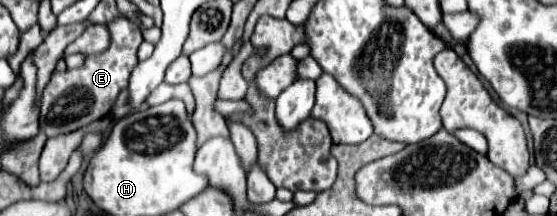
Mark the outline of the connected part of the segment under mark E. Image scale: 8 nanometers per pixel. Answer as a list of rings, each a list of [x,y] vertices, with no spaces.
[[[115,18],[107,22],[107,28],[111,42],[105,52],[87,56],[83,66],[79,68],[67,68],[51,76],[51,82],[47,84],[41,98],[39,118],[39,130],[45,132],[47,138],[75,132],[91,122],[105,118],[115,106],[115,100],[121,90],[127,88],[131,70],[137,66],[137,48],[143,42],[143,36],[139,28],[133,28],[133,24],[129,24],[129,20],[125,18]]]

